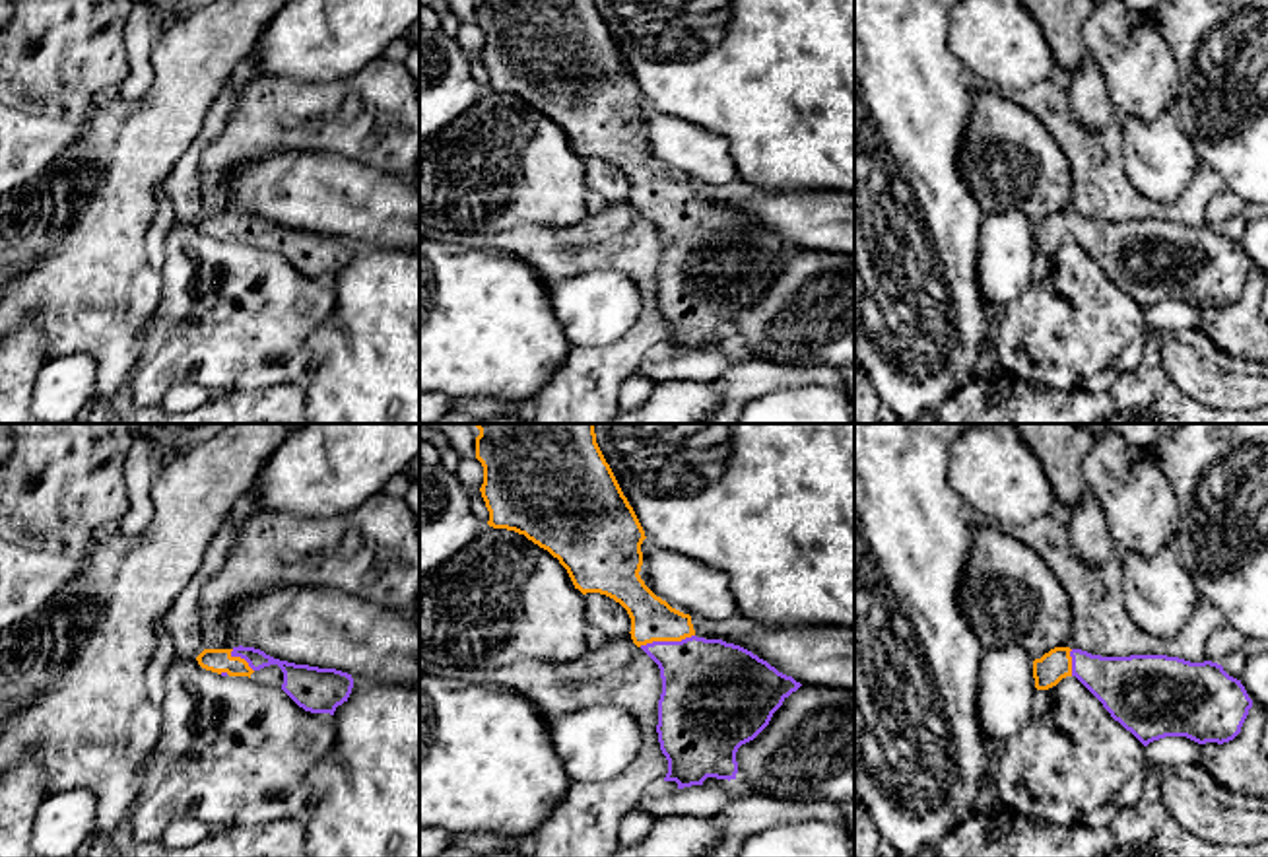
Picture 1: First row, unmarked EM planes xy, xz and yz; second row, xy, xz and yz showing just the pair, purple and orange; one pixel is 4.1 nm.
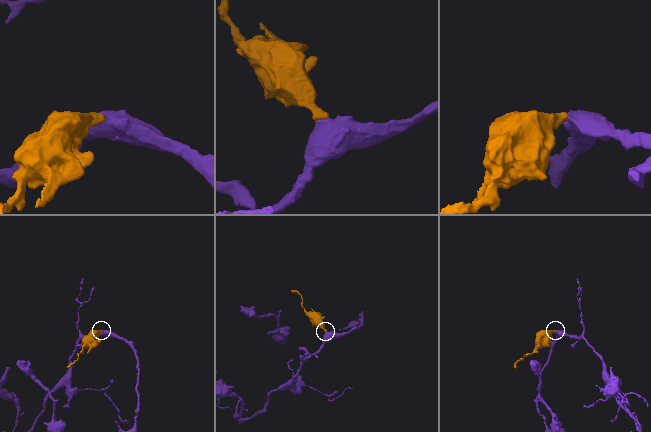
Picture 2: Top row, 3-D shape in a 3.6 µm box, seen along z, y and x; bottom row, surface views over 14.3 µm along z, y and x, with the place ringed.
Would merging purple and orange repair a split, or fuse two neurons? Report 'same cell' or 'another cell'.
same cell

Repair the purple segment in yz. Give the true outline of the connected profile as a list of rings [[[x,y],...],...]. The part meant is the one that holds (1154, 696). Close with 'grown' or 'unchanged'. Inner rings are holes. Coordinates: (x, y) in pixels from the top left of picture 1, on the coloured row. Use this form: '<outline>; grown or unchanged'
[[[1054,647],[1033,661],[1037,690],[1076,676],[1144,746],[1165,737],[1229,742],[1252,707],[1241,680],[1221,665],[1167,655],[1101,657]]]; grown

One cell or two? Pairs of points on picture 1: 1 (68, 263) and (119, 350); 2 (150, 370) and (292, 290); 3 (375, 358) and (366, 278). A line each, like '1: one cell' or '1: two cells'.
1: one cell
2: one cell
3: one cell

